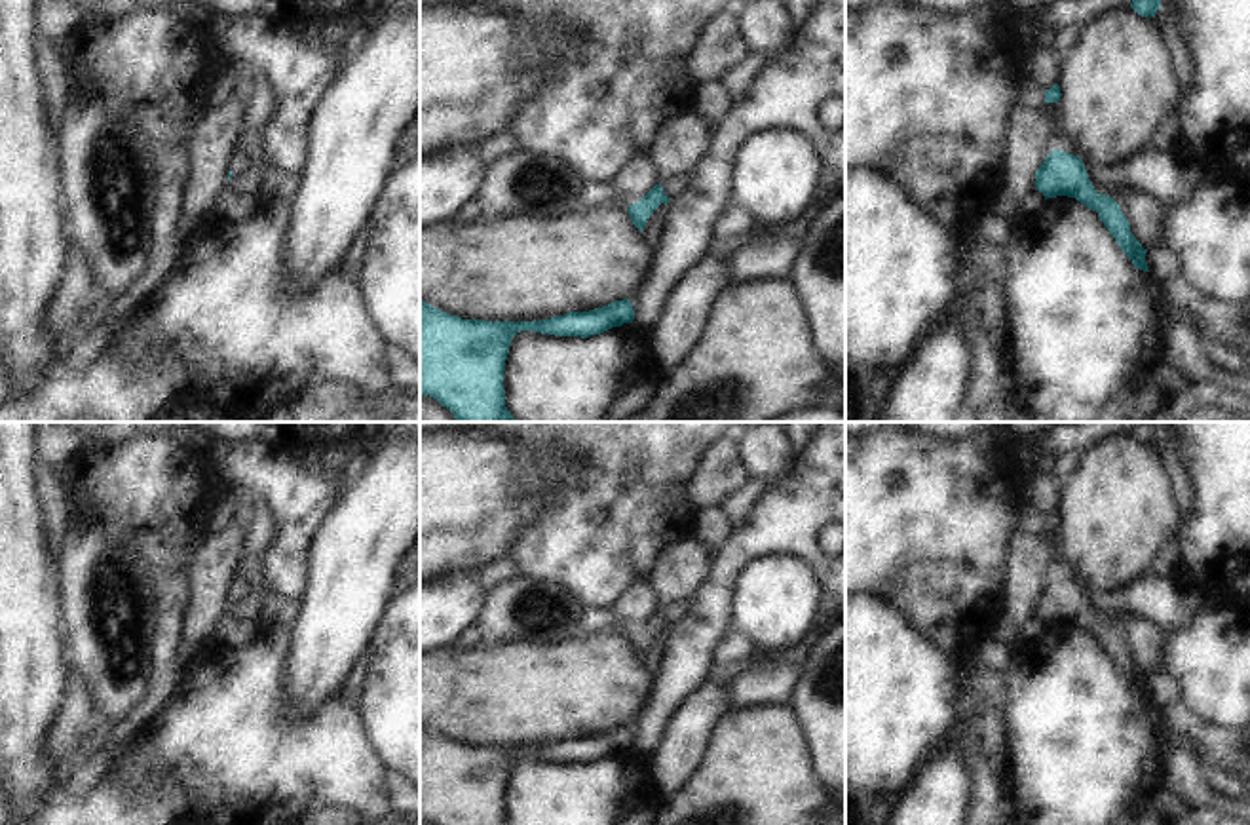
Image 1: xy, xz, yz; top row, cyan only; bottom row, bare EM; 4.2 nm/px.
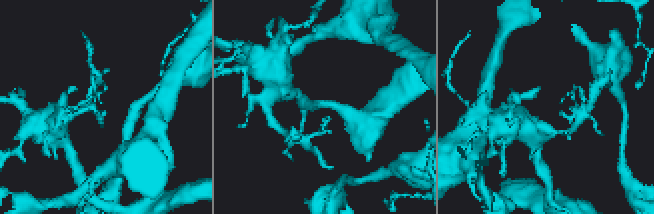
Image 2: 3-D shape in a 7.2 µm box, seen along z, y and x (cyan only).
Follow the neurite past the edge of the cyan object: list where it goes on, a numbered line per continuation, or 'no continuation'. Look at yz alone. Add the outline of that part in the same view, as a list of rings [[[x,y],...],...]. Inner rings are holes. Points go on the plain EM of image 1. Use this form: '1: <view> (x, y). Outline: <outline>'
no continuation.

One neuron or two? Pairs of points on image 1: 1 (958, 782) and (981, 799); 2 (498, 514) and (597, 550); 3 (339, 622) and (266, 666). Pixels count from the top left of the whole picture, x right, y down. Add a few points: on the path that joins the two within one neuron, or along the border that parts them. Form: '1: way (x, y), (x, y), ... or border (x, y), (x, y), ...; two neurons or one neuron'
1: border (964, 748), (969, 759), (971, 805); two neurons
2: border (519, 479), (517, 495), (534, 514), (506, 554); two neurons
3: border (291, 628), (291, 645), (284, 662), (284, 698); two neurons

